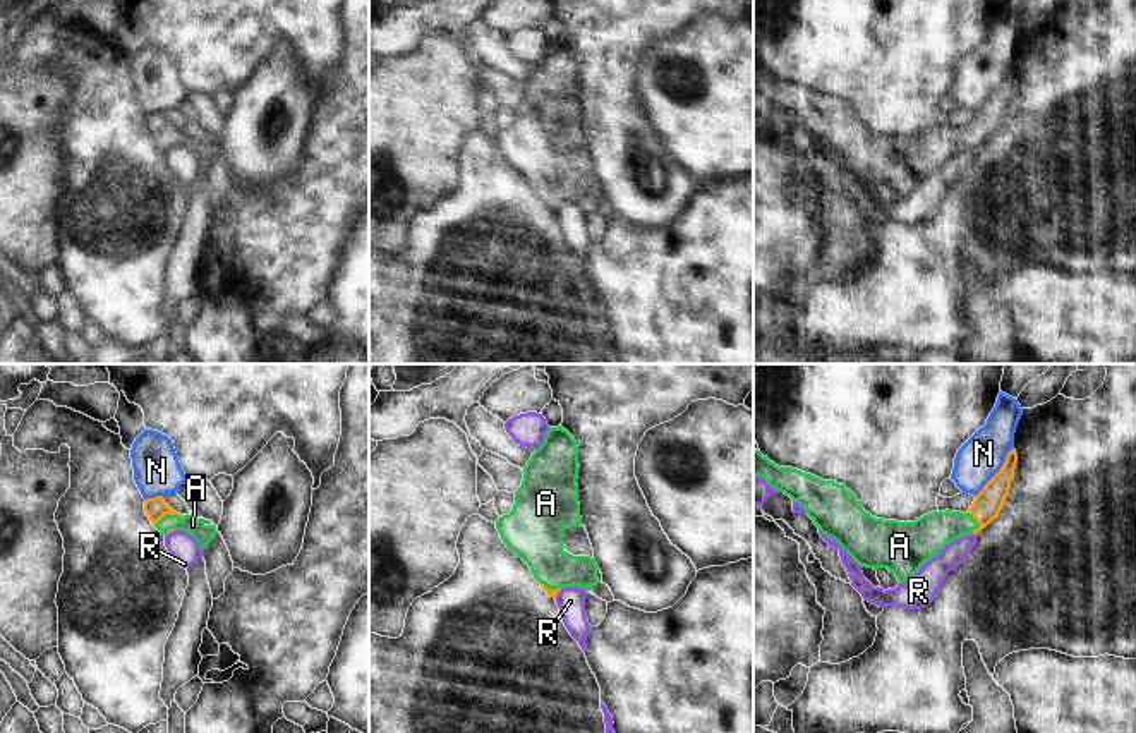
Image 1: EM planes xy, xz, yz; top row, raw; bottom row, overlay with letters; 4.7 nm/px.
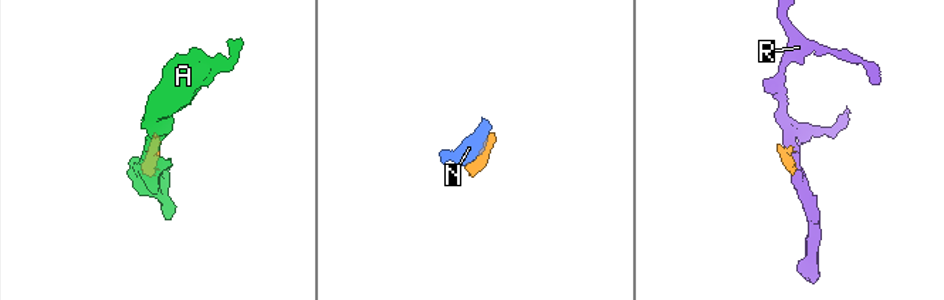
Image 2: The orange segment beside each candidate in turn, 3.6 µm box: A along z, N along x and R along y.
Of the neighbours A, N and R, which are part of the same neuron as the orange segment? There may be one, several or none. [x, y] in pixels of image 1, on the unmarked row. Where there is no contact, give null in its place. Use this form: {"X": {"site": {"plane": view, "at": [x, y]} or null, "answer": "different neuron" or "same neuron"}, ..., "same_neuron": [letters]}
{"A": {"site": {"plane": "xy", "at": [170, 129]}, "answer": "same neuron"}, "N": {"site": {"plane": "yz", "at": [997, 88]}, "answer": "different neuron"}, "R": {"site": {"plane": "xz", "at": [556, 210]}, "answer": "different neuron"}, "same_neuron": ["A"]}

